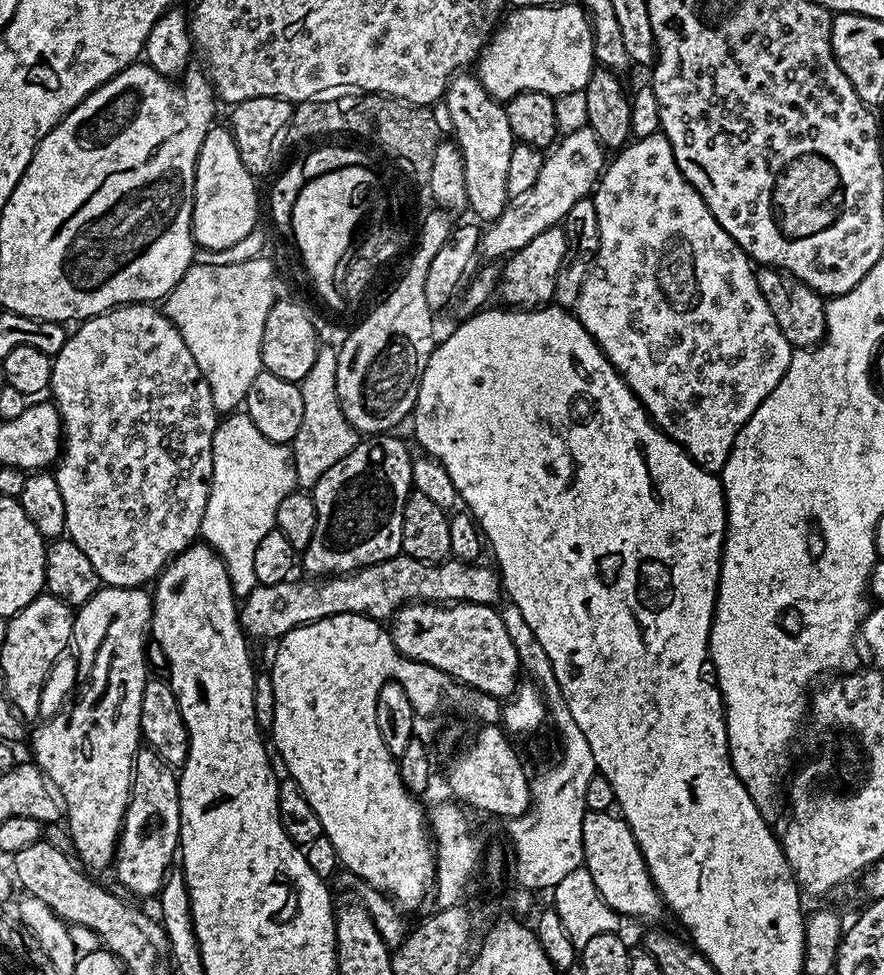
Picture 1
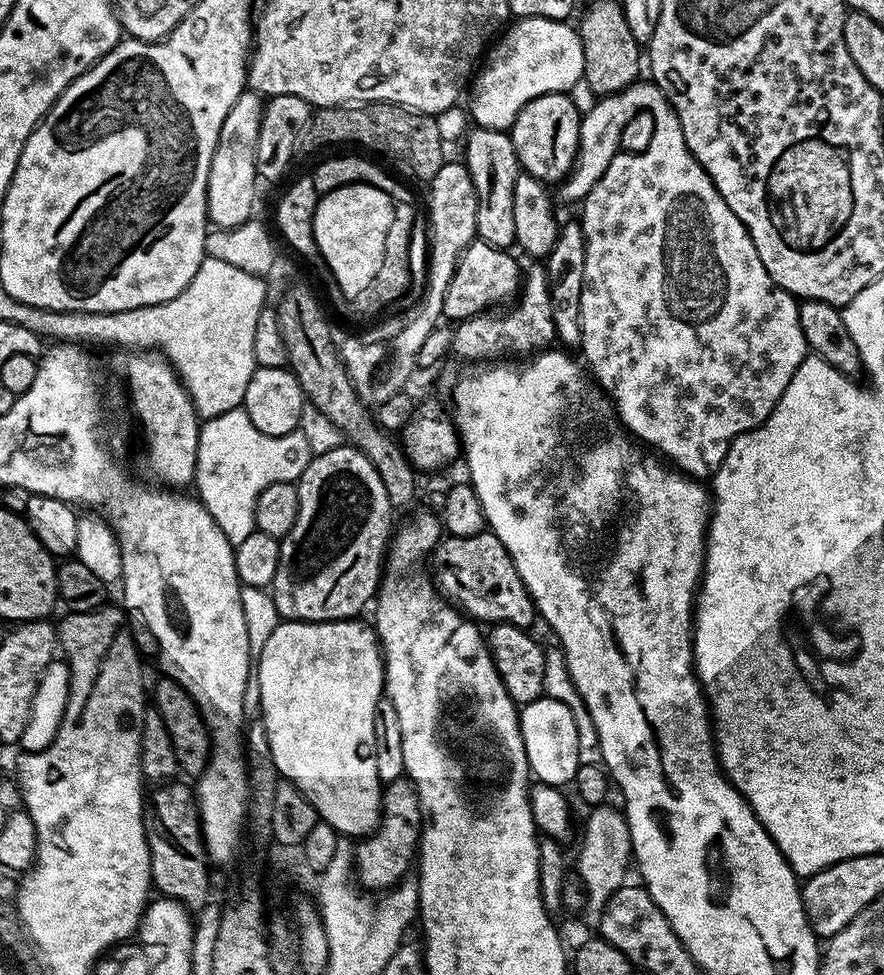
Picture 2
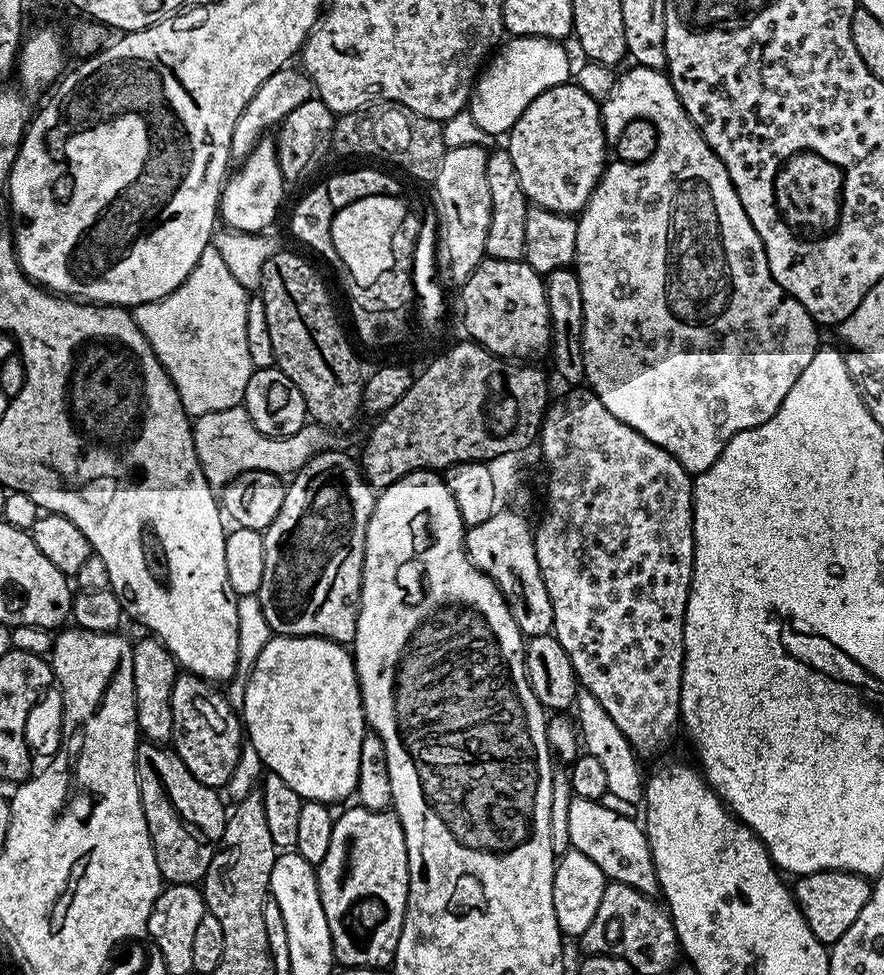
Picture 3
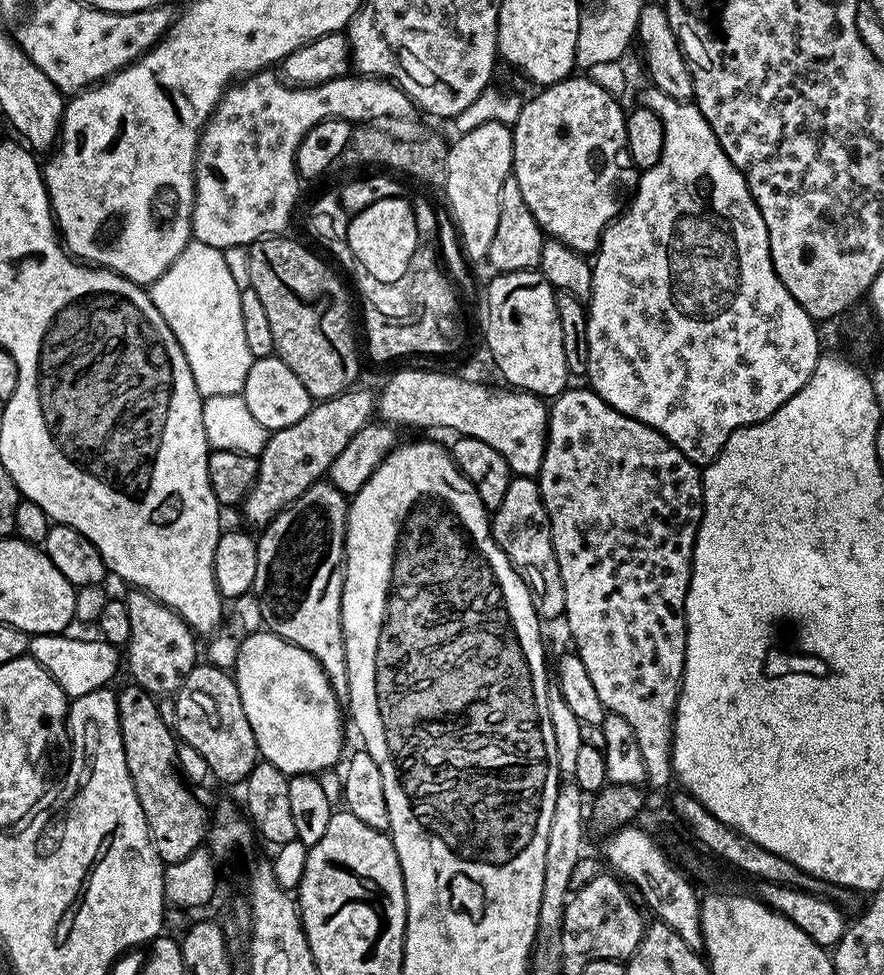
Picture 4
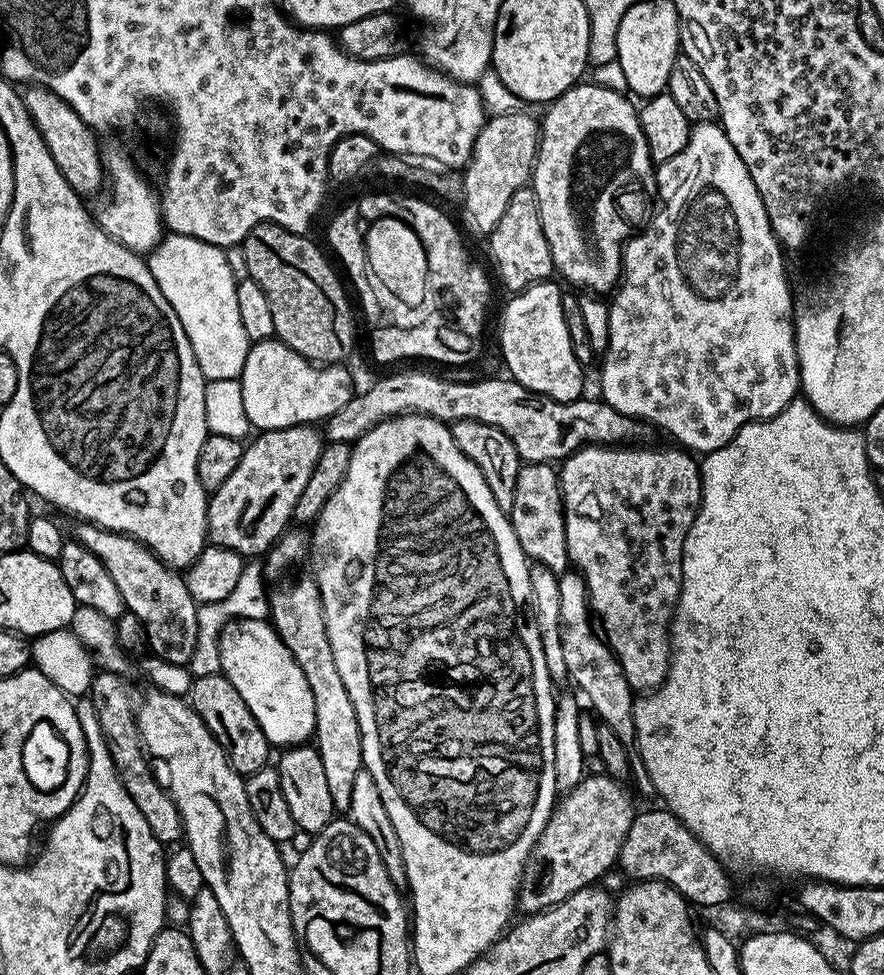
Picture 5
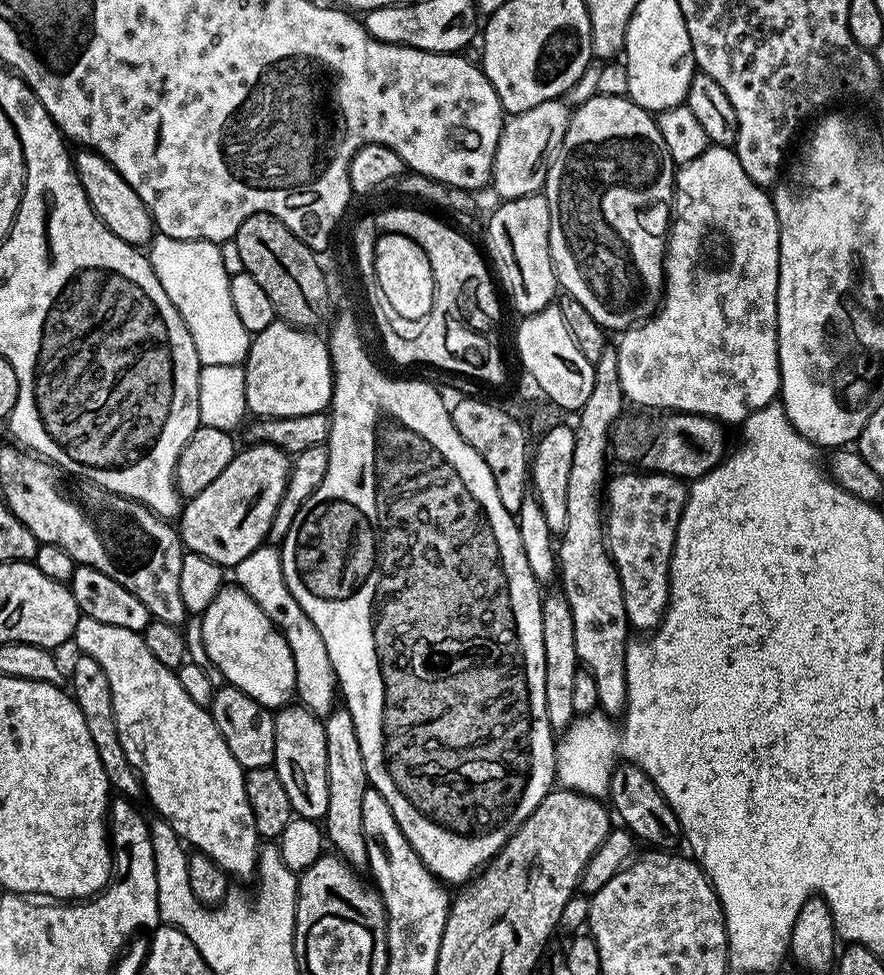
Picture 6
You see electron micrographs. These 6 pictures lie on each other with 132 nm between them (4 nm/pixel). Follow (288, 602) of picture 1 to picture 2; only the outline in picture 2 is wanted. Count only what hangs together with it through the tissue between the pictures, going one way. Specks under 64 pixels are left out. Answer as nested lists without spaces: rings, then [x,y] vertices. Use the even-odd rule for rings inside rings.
[[[490,530],[474,534],[470,538],[458,538],[445,535],[440,543],[430,553],[431,575],[434,583],[445,597],[450,598],[451,603],[459,611],[467,614],[473,621],[488,620],[489,625],[512,624],[516,628],[529,629],[530,624],[536,620],[535,604],[529,596],[529,592],[500,539]]]

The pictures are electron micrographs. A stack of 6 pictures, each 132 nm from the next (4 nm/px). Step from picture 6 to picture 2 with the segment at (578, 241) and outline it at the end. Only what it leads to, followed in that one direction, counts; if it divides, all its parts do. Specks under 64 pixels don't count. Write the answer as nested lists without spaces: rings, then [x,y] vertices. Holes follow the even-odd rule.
[[[563,92],[546,93],[525,105],[510,129],[521,169],[549,186],[563,181],[572,169],[579,148],[581,117],[571,95]]]

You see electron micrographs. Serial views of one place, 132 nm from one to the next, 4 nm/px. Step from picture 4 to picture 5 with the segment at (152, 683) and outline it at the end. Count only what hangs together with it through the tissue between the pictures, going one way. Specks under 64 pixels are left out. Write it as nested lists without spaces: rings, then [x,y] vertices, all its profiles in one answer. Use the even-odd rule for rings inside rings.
[[[87,522],[79,525],[75,539],[86,545],[106,566],[110,578],[114,578],[114,586],[118,586],[118,594],[122,594],[124,607],[129,612],[138,614],[148,631],[148,641],[153,653],[162,660],[174,664],[191,665],[194,646],[198,642],[198,622],[200,613],[195,598],[190,594],[188,581],[177,569],[163,564],[157,556],[144,544],[139,544],[133,536],[124,536],[121,532],[111,532],[105,528],[100,528],[96,524]]]

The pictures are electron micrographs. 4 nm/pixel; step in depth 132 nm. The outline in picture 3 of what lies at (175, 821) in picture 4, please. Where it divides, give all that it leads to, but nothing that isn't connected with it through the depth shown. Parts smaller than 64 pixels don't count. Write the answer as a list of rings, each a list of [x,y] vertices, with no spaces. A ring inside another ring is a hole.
[[[137,743],[136,777],[161,877],[169,885],[199,885],[224,833],[226,807],[220,801],[221,793],[202,786],[176,751],[162,744]]]

